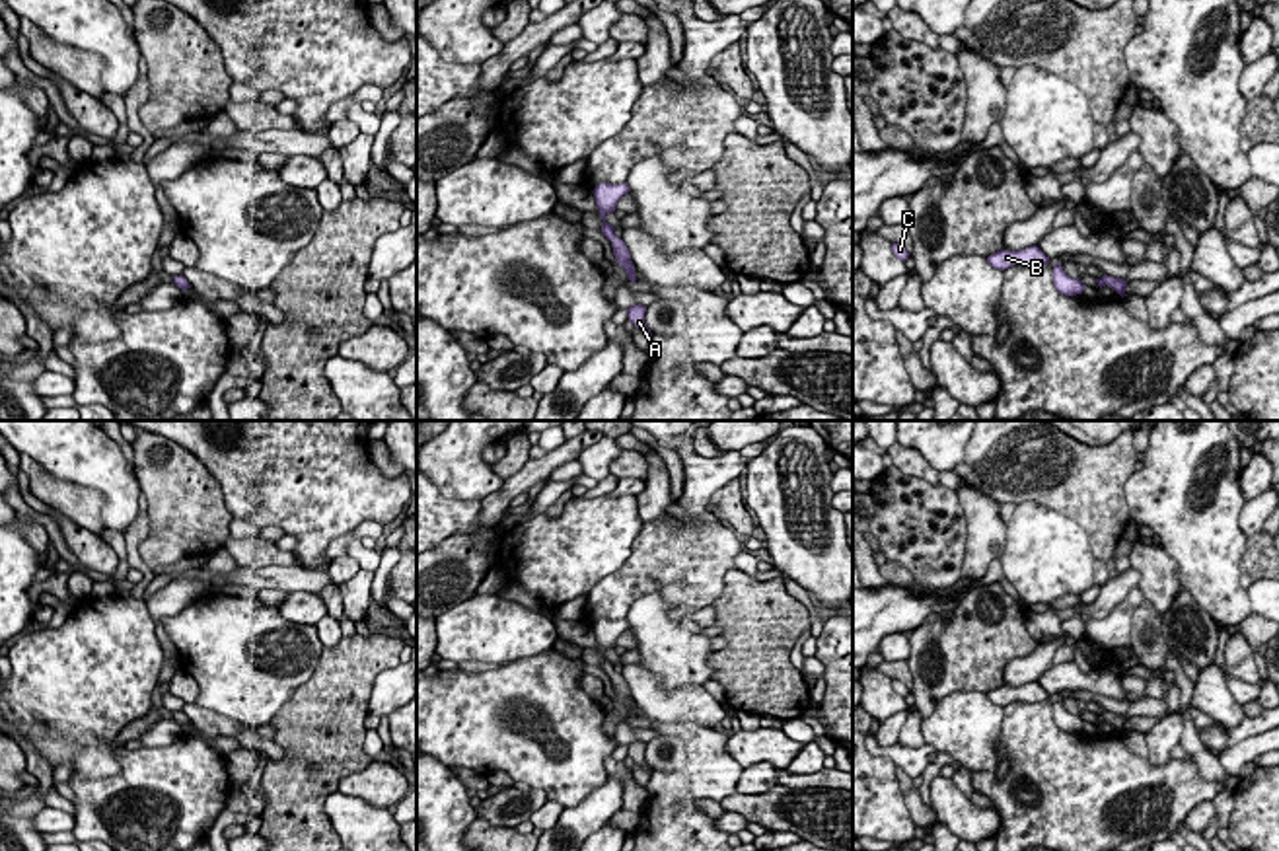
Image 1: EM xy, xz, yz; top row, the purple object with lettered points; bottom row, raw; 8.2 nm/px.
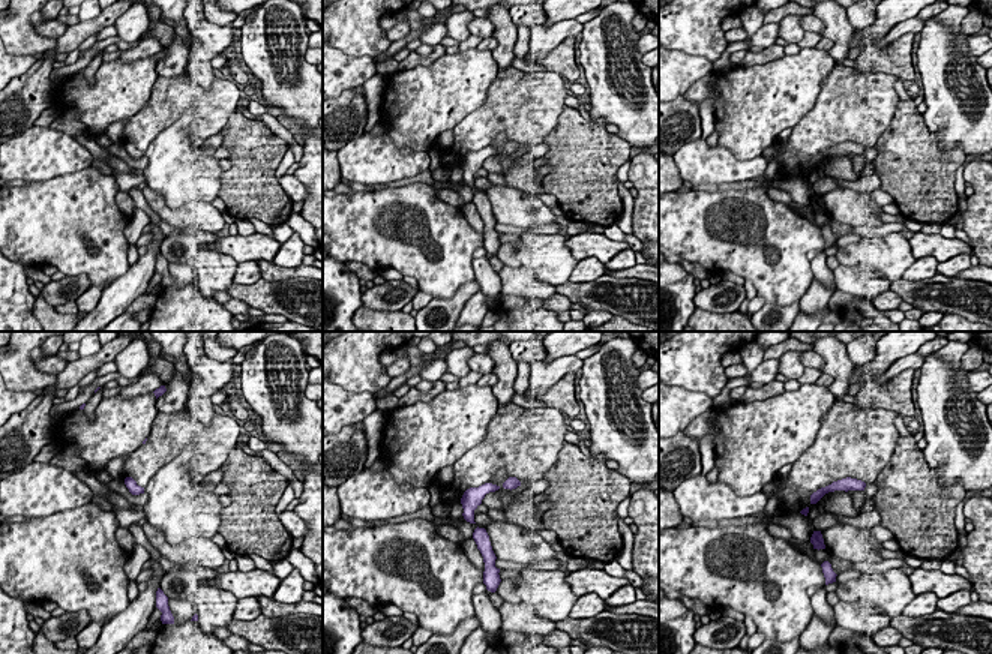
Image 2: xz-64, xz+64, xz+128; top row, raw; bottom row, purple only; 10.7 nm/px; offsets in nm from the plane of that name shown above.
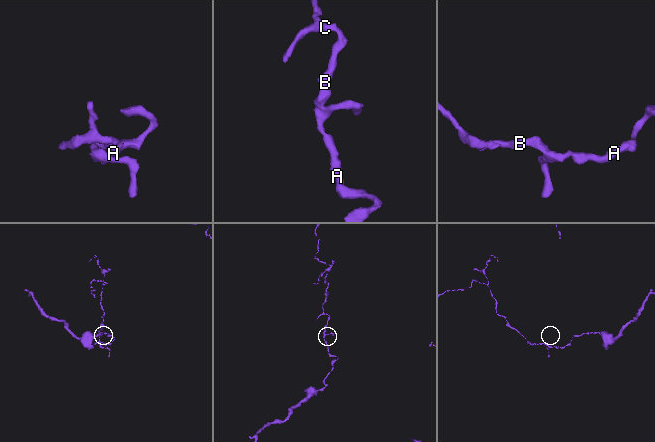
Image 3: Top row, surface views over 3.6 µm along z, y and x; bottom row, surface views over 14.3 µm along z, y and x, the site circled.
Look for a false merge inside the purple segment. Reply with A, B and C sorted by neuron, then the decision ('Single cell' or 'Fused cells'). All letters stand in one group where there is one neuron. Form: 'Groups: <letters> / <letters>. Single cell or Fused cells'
Groups: A B C. Single cell

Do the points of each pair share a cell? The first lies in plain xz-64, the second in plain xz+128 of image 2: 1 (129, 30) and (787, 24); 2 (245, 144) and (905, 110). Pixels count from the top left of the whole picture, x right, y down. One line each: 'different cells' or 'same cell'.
1: same cell
2: same cell

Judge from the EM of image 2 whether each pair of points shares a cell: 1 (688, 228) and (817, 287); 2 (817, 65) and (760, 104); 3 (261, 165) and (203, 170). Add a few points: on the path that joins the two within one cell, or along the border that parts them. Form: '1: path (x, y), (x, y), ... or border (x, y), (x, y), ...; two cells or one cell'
1: border (814, 279), (799, 300); two cells
2: path (803, 72), (784, 92), (773, 96); one cell
3: border (224, 171), (221, 174), (221, 189), (216, 195); two cells

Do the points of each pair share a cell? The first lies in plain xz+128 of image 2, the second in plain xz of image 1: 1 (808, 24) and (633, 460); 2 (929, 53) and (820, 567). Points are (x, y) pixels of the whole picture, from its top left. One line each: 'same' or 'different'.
1: same
2: same

